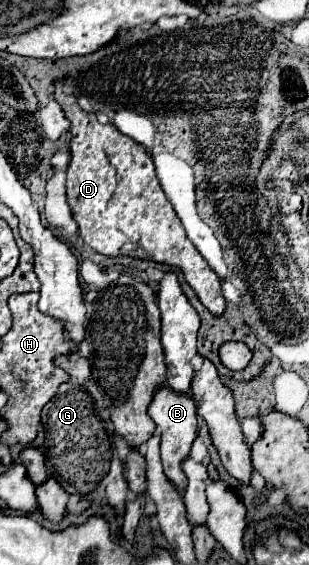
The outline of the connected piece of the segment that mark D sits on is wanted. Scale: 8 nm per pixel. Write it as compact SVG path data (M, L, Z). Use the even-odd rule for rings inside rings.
M56 83L54 99L70 121L72 159L66 173L66 195L82 241L108 257L130 255L176 265L182 269L186 283L196 291L200 301L214 315L222 313L226 301L220 281L208 261L186 237L182 221L168 197L164 197L146 149L122 135L116 127L102 125L94 113L86 113L74 95L62 91L62 83Z

